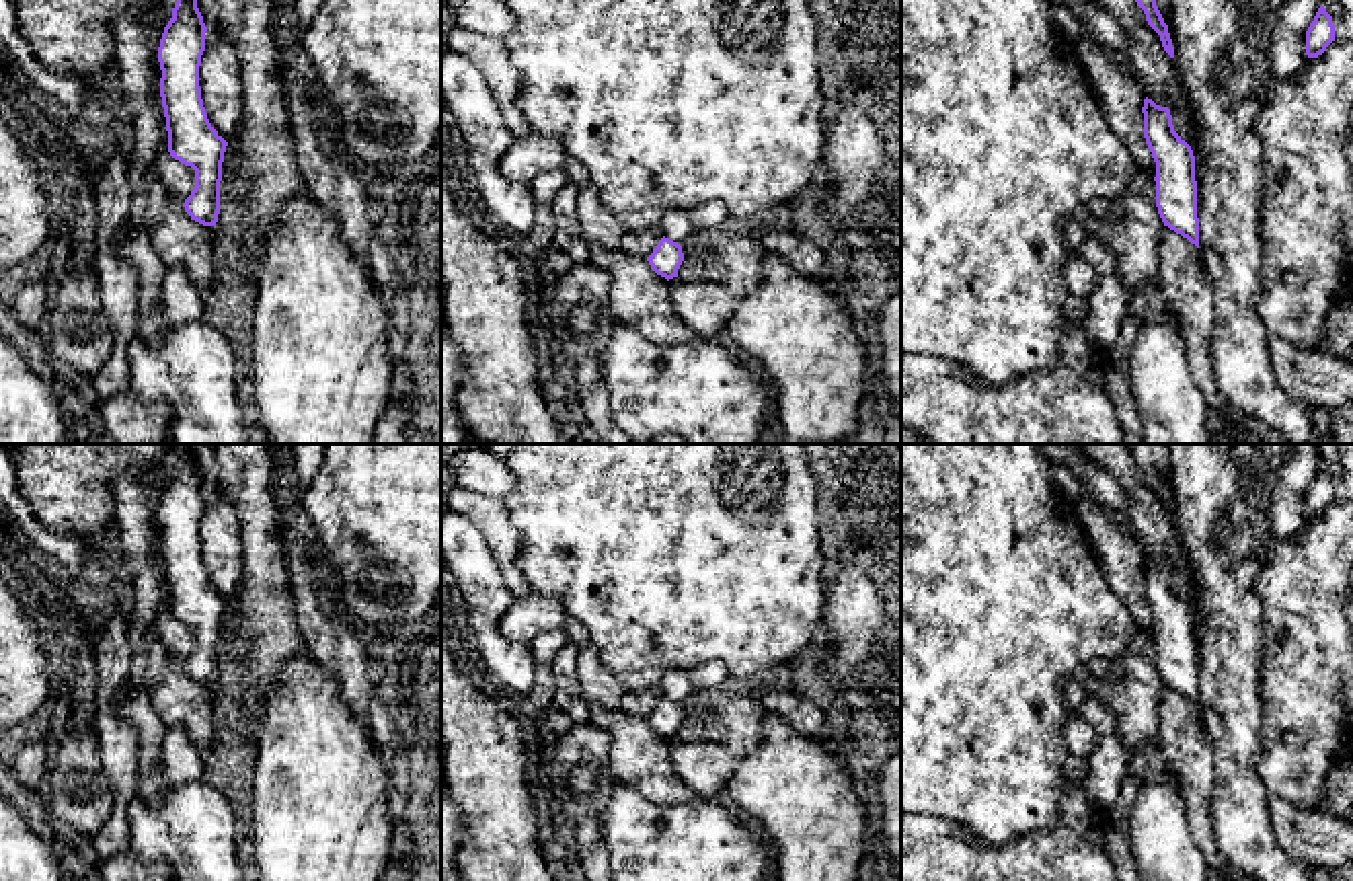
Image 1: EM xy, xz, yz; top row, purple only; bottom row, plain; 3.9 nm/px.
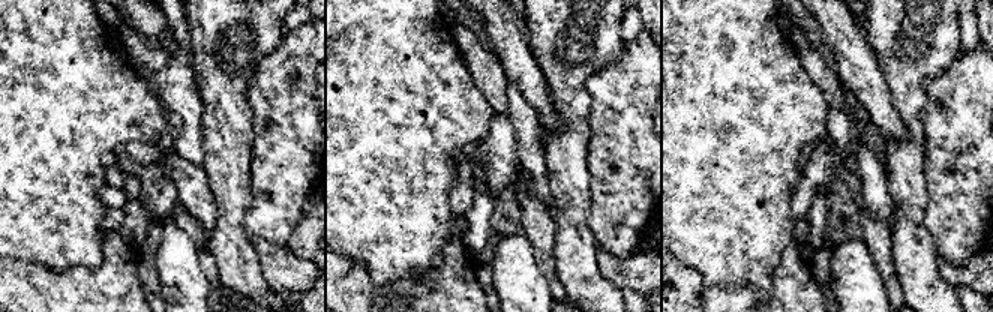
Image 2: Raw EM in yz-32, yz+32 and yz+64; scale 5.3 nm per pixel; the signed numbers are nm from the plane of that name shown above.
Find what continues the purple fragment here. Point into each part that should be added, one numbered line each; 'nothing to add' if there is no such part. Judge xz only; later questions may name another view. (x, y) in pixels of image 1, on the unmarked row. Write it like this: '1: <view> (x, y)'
nothing to add

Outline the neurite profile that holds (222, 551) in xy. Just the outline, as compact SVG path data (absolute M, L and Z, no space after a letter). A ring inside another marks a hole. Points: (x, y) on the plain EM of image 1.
M218 485L205 491L199 548L211 587L230 602L244 575L244 544L234 503Z

